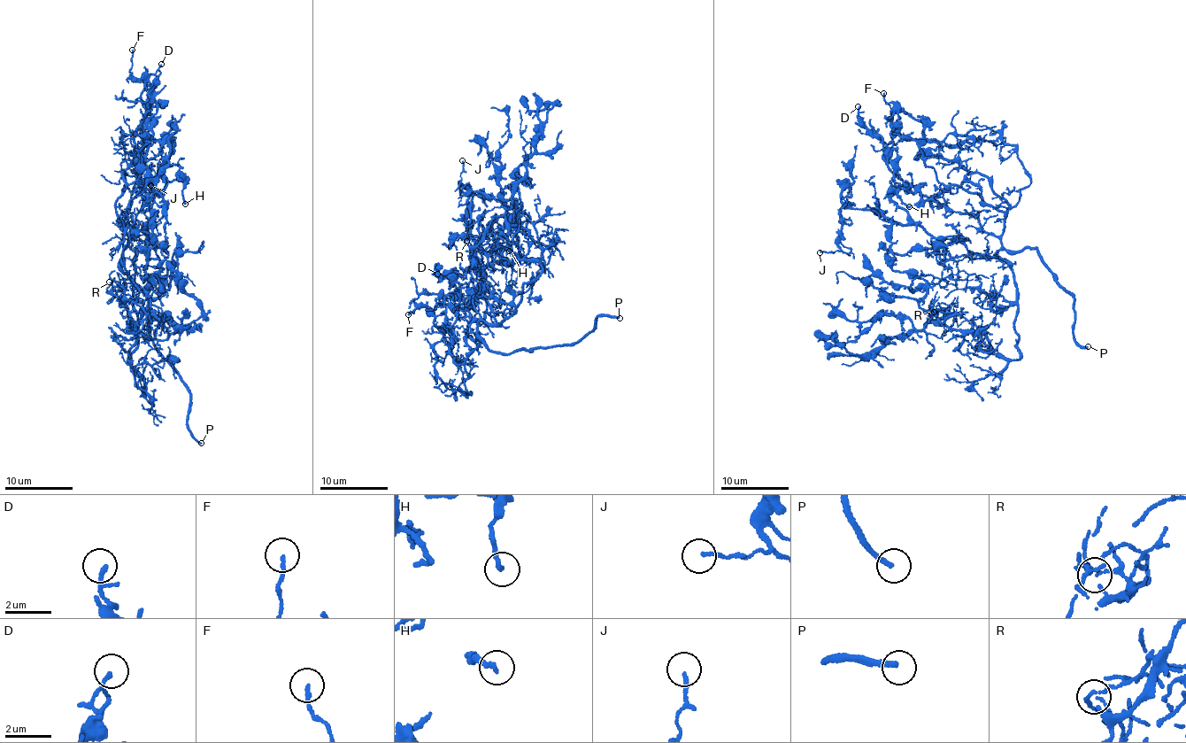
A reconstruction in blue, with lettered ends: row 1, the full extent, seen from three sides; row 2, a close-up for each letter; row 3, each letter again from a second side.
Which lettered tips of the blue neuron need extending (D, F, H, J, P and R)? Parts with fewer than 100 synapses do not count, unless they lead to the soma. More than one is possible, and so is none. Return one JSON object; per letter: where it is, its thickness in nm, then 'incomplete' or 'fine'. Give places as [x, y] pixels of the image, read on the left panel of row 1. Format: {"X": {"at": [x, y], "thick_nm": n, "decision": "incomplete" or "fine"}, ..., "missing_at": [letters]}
{"D": {"at": [161, 64], "thick_nm": 130, "decision": "fine"}, "F": {"at": [132, 50], "thick_nm": 140, "decision": "fine"}, "H": {"at": [185, 204], "thick_nm": 190, "decision": "fine"}, "J": {"at": [150, 185], "thick_nm": 130, "decision": "fine"}, "P": {"at": [201, 443], "thick_nm": 220, "decision": "incomplete"}, "R": {"at": [109, 282], "thick_nm": 70, "decision": "fine"}, "missing_at": ["P"]}

